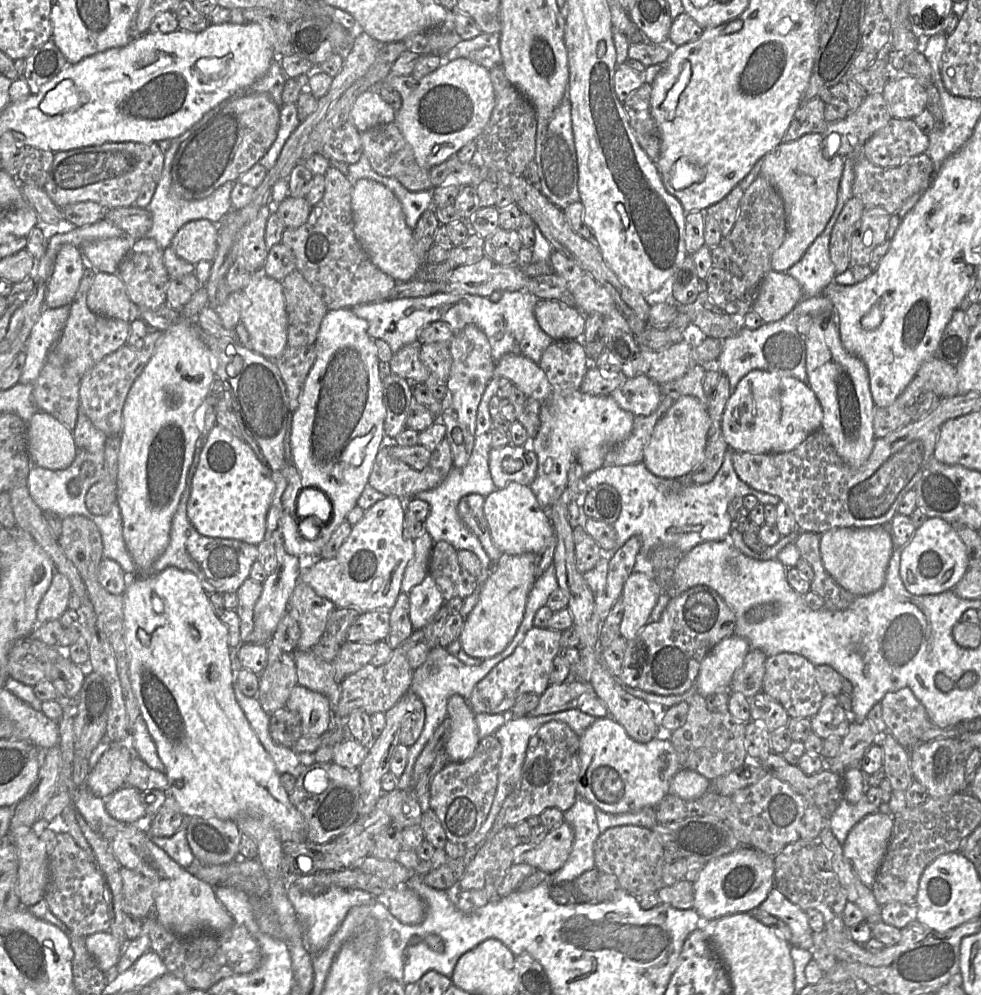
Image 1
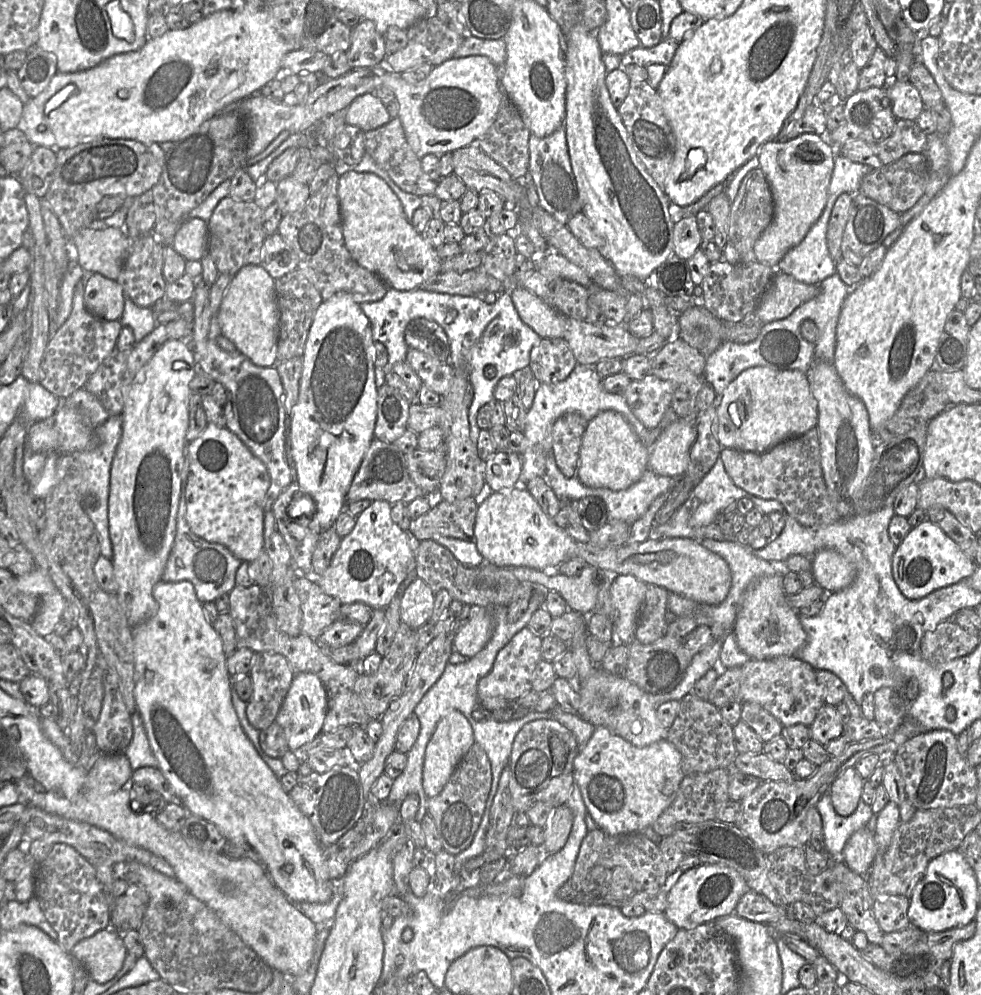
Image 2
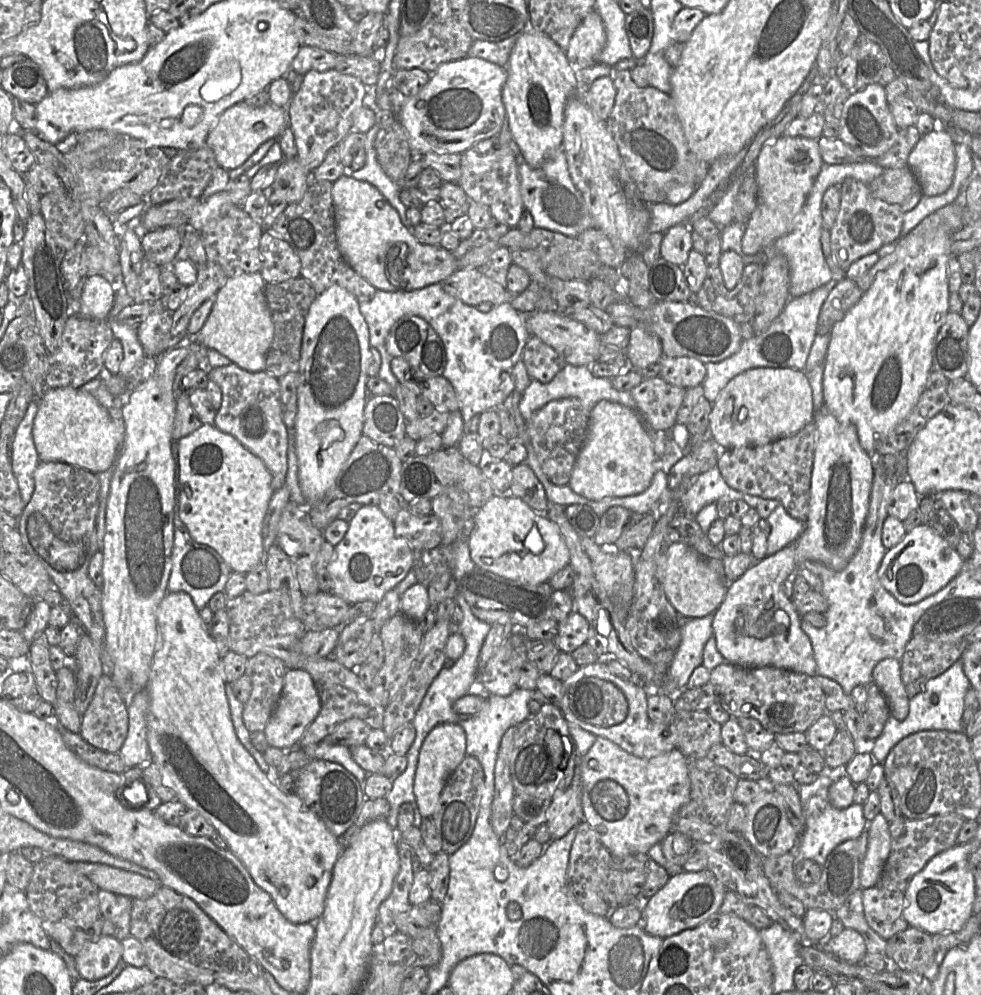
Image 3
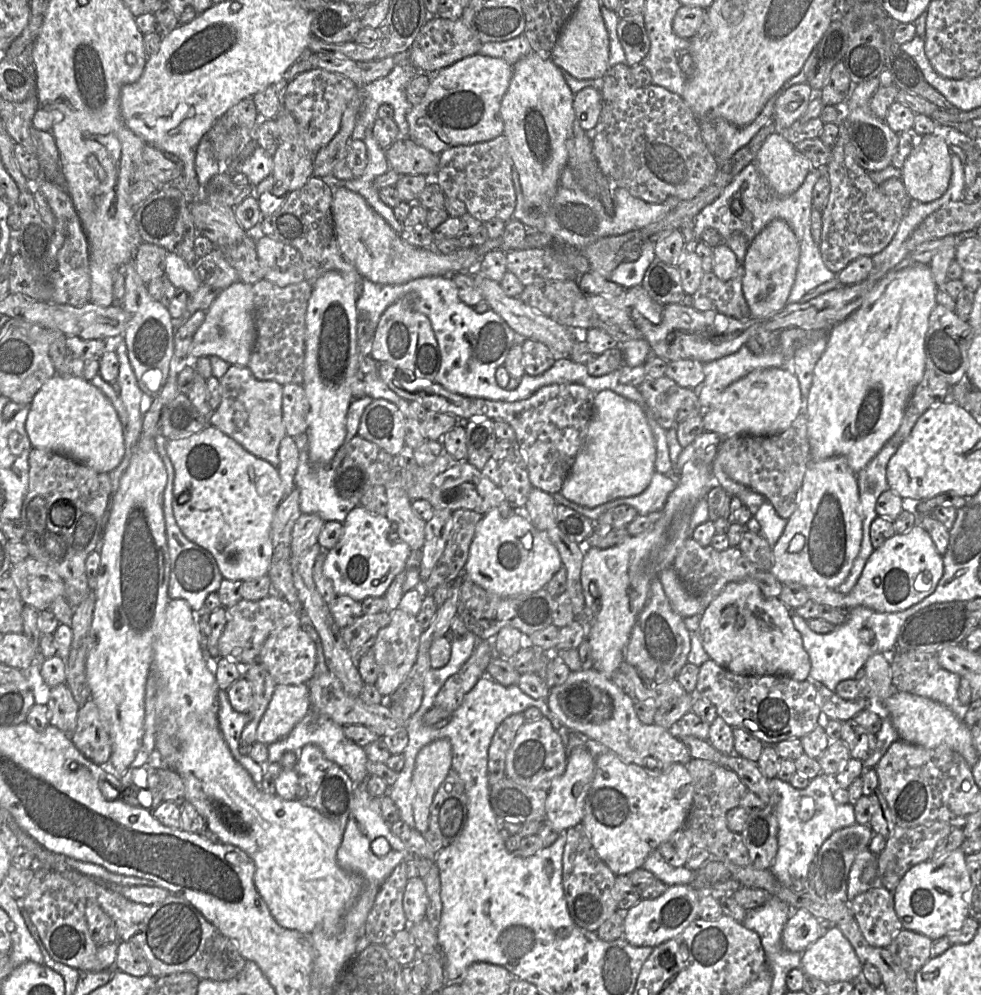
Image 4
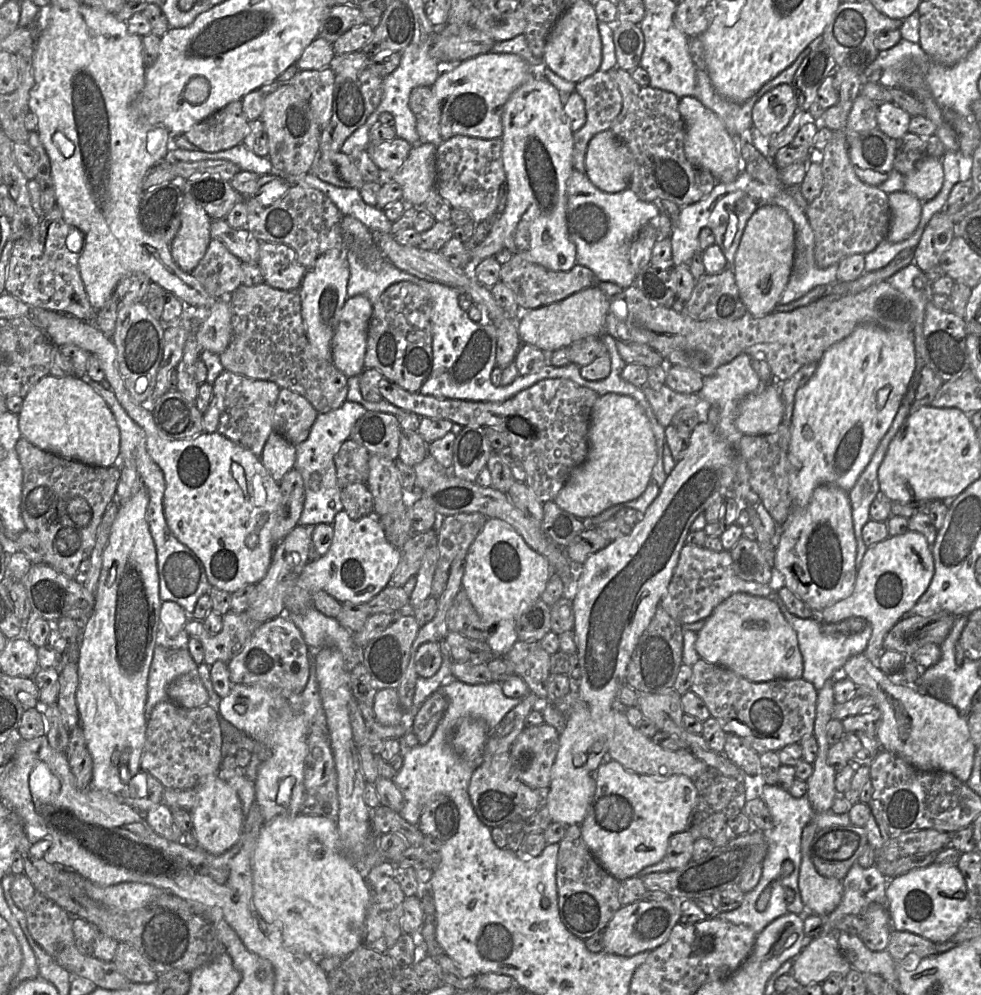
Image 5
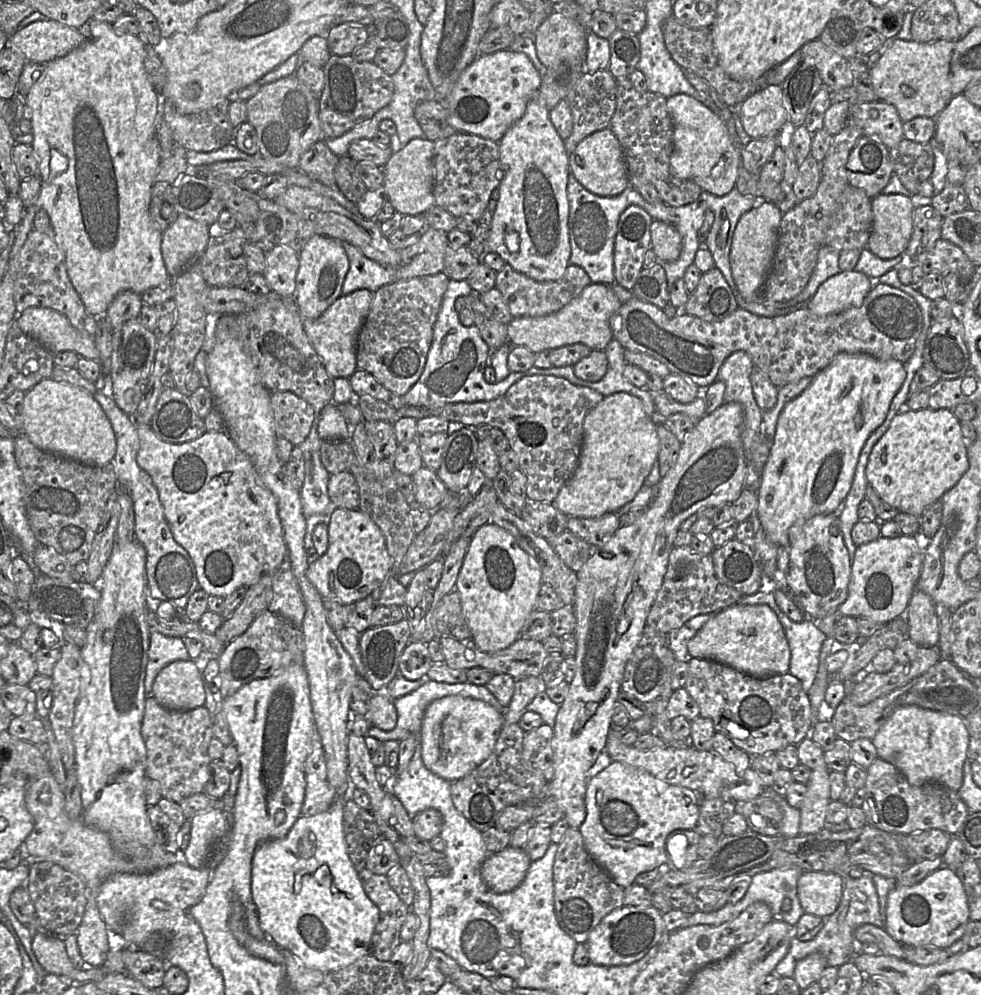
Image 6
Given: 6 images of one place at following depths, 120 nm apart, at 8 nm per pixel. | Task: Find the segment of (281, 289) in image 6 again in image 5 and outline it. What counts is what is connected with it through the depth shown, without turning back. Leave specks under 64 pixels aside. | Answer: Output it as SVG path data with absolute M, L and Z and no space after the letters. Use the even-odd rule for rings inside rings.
M261 242L258 265L264 282L280 290L300 289L306 273L295 250L279 243Z

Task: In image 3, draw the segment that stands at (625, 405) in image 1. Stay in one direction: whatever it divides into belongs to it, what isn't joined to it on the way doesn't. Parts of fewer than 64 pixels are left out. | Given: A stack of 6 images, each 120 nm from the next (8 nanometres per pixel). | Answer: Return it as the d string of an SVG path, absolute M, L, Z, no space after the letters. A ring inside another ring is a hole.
M661 377L643 380L630 390L641 414L651 428L669 432L676 423L685 389L671 385Z

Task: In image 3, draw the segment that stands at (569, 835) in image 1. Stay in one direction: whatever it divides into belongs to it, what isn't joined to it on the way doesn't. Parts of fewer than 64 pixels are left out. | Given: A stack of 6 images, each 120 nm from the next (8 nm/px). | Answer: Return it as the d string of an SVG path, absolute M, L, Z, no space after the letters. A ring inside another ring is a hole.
M574 779L567 789L557 792L547 810L546 825L552 837L564 837L583 821L582 793L579 779Z

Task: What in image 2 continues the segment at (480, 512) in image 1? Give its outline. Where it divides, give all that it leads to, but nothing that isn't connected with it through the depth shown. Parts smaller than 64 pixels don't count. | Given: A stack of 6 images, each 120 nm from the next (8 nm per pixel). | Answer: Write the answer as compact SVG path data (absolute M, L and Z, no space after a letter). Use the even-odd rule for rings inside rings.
M472 496L455 502L441 501L426 514L412 519L407 532L420 542L445 536L475 543L478 507Z

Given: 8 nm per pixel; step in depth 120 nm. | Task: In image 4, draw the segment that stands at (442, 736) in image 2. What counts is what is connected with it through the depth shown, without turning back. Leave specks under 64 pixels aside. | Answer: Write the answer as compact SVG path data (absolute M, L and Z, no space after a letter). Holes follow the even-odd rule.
M438 739L425 745L416 756L411 802L415 829L425 833L429 827L430 807L440 785L452 766L452 746L448 739Z

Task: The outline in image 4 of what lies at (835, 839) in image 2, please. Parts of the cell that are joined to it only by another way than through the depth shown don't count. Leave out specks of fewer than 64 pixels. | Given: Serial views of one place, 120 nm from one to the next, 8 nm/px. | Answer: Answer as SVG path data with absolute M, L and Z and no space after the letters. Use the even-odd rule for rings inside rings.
M820 773L804 789L793 787L790 782L777 777L769 780L769 786L779 795L774 814L778 821L778 851L770 867L775 878L790 887L793 879L809 880L810 866L824 843L836 830L856 824L854 806L835 801L834 786L839 787L835 776Z

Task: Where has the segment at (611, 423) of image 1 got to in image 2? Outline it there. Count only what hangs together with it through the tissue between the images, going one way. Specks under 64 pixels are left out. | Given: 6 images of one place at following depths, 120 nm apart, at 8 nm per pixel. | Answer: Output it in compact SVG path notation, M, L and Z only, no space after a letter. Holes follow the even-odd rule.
M577 364L572 373L563 381L556 384L539 384L535 393L532 407L526 414L524 436L526 449L522 455L522 471L516 486L526 485L536 477L544 477L547 456L552 452L552 427L563 414L577 412L588 422L603 411L616 411L624 416L633 431L646 445L648 443L648 429L633 414L623 394L610 393L604 390L602 379L597 371L588 369L587 365Z

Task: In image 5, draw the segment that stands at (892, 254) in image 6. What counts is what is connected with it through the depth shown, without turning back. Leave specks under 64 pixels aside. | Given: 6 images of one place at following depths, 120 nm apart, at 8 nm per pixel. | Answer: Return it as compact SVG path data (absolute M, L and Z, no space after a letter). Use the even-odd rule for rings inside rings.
M905 191L888 194L888 201L891 220L885 239L891 243L899 243L915 232L920 221L923 202Z

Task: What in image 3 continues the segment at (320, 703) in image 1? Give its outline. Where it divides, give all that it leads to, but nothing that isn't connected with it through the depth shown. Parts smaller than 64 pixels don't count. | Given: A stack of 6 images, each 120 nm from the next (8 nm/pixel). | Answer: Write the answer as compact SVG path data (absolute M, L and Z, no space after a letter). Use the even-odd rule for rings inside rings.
M288 669L278 705L264 729L269 746L283 751L297 748L304 731L319 711L320 698L309 672L304 669Z

